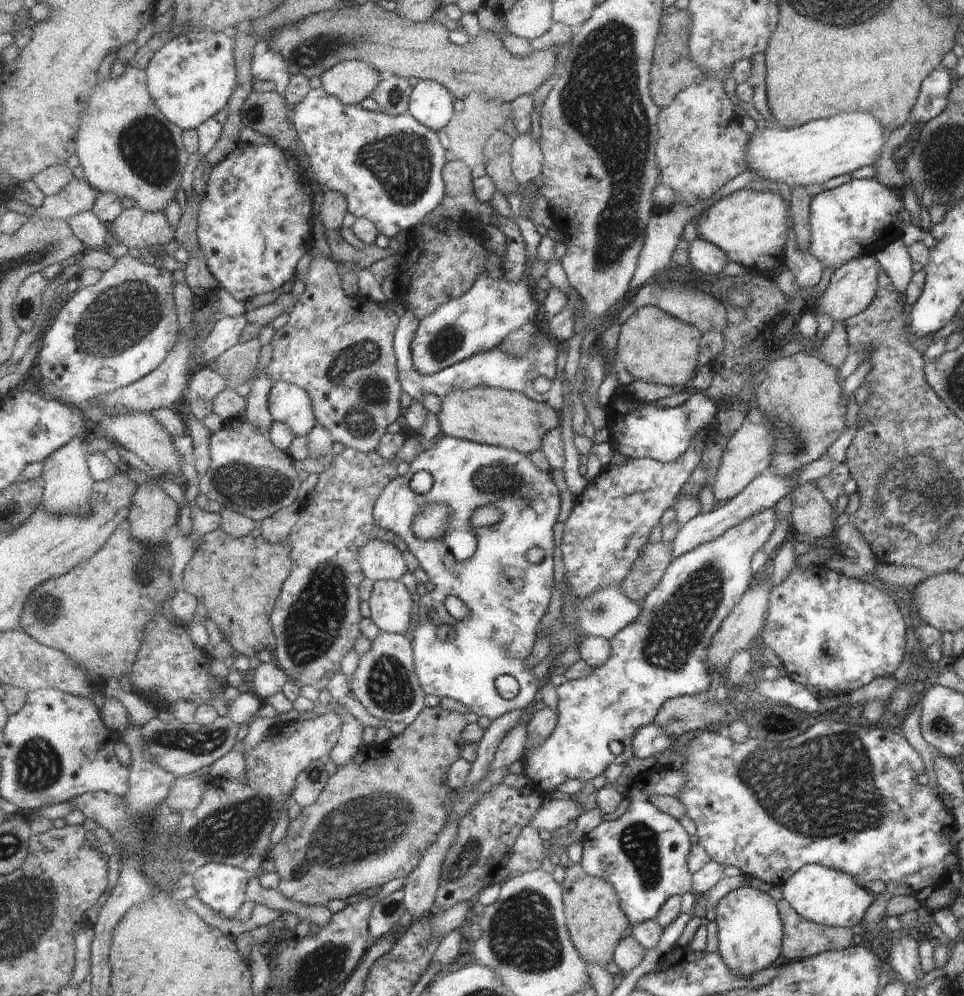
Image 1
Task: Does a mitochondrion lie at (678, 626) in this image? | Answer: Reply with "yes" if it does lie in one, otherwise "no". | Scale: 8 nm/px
yes

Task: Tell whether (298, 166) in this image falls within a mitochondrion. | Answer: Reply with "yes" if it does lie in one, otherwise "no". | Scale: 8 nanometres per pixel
no

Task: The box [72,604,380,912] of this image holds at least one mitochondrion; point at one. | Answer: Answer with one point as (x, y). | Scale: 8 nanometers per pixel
(235, 830)

